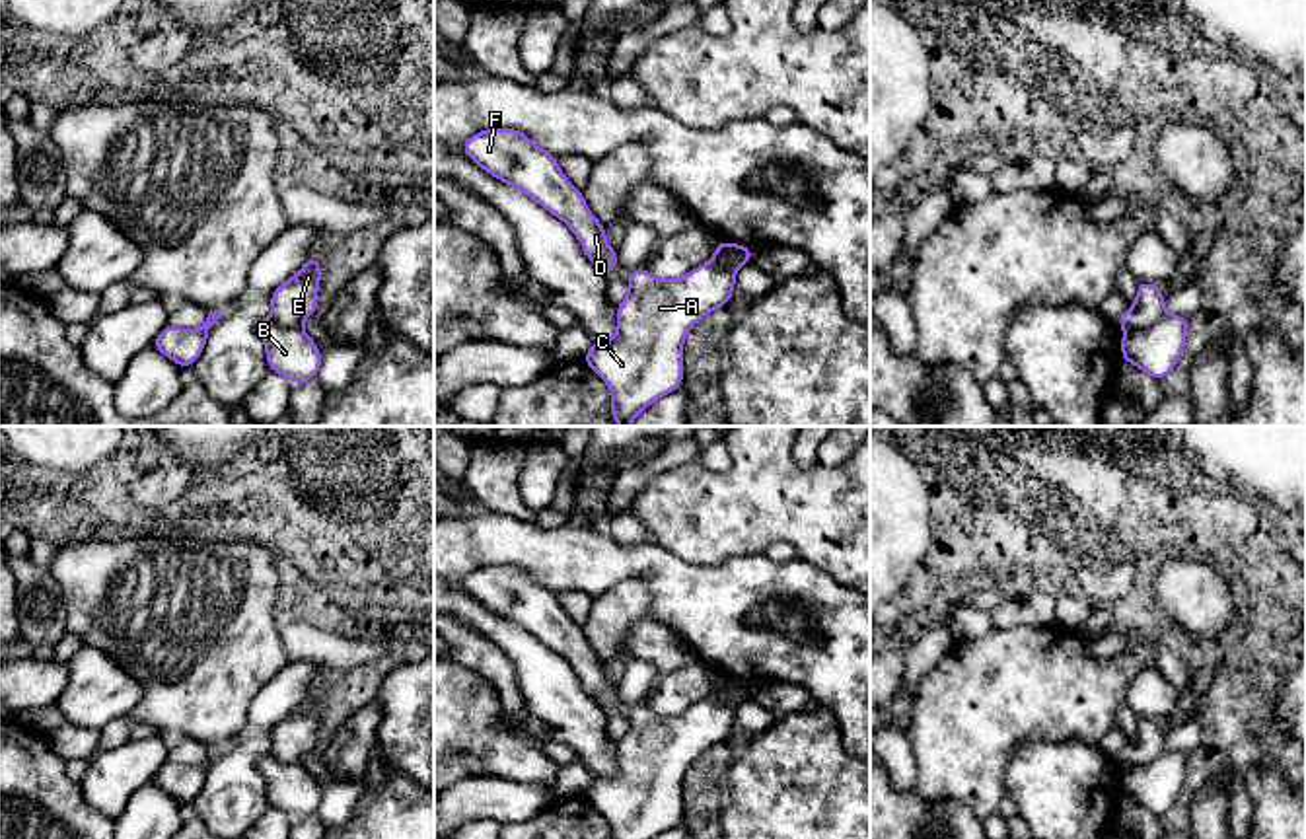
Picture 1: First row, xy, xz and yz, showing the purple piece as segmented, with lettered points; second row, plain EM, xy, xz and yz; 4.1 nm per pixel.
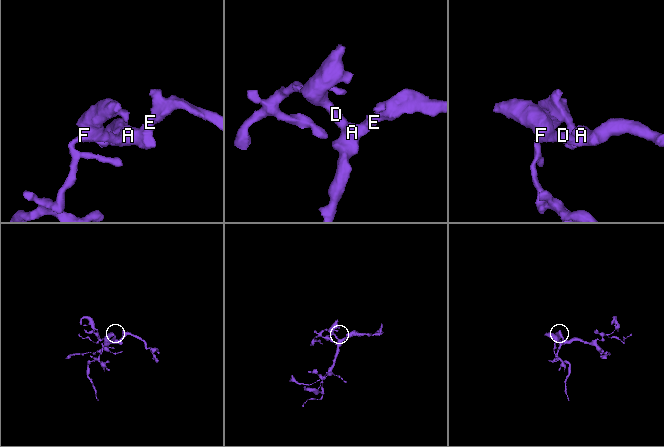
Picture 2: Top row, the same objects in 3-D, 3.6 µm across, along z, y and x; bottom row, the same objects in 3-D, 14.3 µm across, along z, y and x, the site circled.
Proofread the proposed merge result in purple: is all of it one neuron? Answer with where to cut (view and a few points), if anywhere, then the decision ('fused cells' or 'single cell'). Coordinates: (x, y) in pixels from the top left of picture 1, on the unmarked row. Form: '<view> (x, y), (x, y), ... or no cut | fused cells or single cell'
yz (1166, 750), (1149, 762), (1127, 767) | fused cells

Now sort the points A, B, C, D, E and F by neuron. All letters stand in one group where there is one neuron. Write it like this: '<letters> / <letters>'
A B C D F / E

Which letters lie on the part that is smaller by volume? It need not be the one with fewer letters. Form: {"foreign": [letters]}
{"foreign": ["E"]}

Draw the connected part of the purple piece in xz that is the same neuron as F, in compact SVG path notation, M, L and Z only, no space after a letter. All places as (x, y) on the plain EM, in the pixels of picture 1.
M508 563L471 570L461 588L489 611L562 656L605 712L615 707L617 685L607 681L605 662L590 648L582 627L566 615L557 592L533 580L526 568Z

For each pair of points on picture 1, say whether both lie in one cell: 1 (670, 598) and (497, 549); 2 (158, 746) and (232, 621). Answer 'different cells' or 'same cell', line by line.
1: same cell
2: different cells

